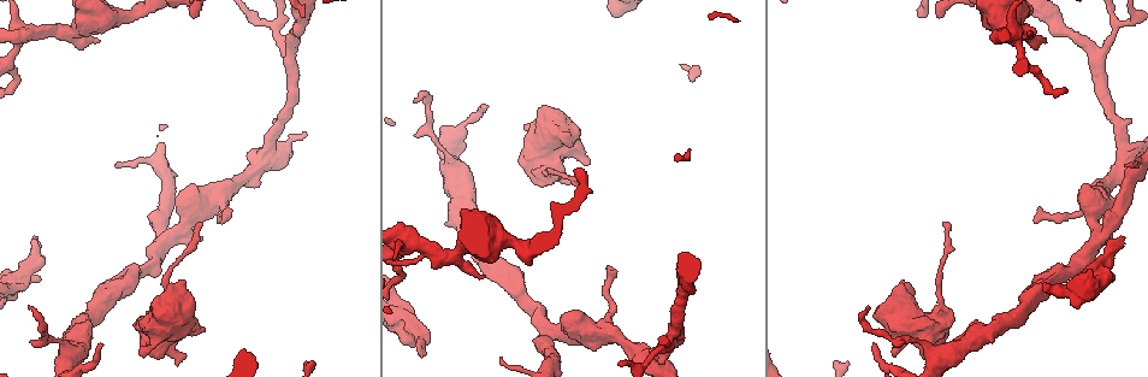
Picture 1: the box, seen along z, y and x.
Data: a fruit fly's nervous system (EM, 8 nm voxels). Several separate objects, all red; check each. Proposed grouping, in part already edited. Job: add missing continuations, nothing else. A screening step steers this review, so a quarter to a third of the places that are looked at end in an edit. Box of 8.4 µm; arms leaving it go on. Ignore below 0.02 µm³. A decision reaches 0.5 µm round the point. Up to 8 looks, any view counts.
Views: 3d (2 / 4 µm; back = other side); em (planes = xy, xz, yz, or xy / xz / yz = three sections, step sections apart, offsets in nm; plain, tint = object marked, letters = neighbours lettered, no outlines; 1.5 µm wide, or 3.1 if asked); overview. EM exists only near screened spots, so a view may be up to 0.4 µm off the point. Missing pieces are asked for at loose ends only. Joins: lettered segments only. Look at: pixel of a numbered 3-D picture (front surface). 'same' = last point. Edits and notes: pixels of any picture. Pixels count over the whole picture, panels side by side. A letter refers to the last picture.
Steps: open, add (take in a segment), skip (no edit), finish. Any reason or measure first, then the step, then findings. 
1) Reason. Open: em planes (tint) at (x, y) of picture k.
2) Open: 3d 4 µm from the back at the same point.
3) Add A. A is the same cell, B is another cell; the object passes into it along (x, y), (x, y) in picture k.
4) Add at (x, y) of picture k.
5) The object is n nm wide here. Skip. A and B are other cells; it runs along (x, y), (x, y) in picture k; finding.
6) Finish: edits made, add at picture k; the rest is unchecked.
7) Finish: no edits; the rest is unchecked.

An open end. Open: em yz step 8 (tint) at (34, 236) of picture 1.

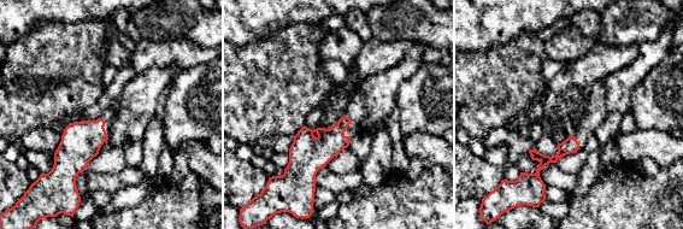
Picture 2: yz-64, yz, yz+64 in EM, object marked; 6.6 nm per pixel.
See the neighbours. Open: em yz step 8 (letters) at the same point.

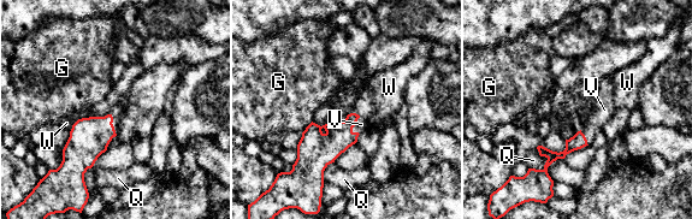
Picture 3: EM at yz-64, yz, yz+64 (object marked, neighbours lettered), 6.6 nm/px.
The object is 140 nm wide here; the longest contact is with W, 170 nm. Add at (361, 124) of picture 3. V is the same cell, G, Q and W are other cells; the neuron continues.

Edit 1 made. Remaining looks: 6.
See it whole again. Open: overview.

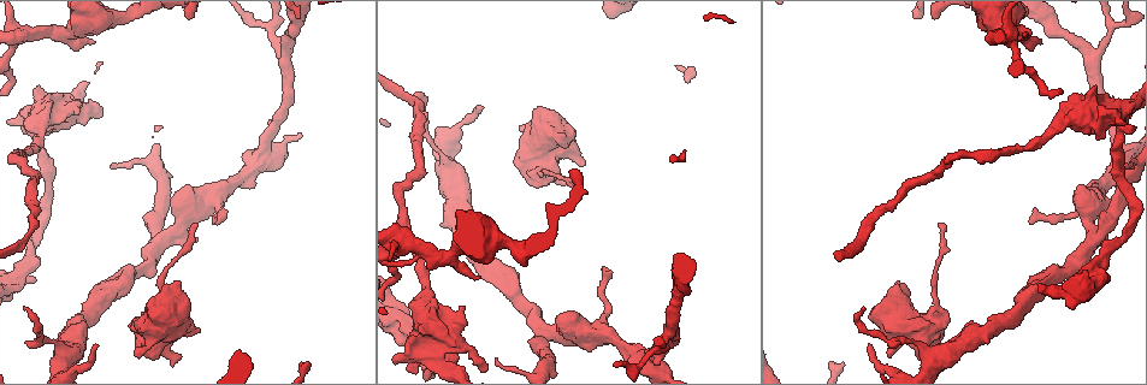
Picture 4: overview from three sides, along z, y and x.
Thin end. Open: 3d 2 µm at (939, 223) of picture 4.

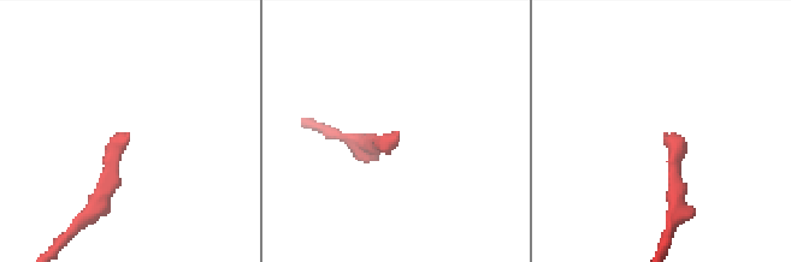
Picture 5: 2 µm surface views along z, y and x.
Open: em planes (letters) at (123, 142) of picture 5.

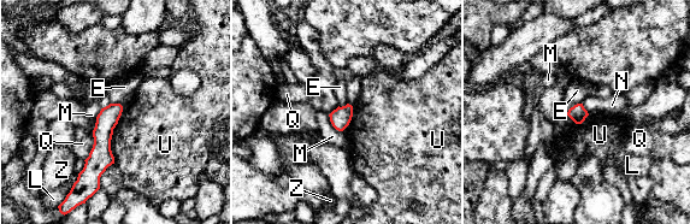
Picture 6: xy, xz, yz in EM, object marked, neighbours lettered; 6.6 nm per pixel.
The longest contact is with U, 380 nm. Skip. E, L, M, N, Q, U and Z are other cells; it runs along (117, 106), (105, 123), (90, 182) in picture 6; no lettered segment goes on from it.

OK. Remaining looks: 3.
Branch stops here. Open: em yz step 4 (letters) at (522, 127) of picture 4.

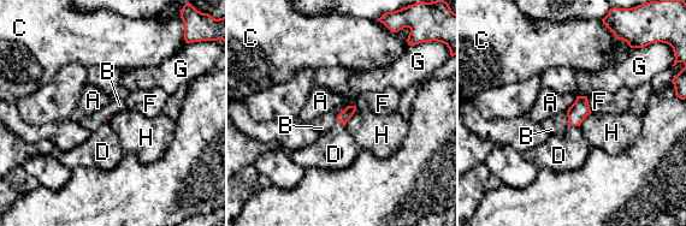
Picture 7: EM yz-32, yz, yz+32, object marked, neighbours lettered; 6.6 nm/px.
Cut it another way. Open: em planes (letters) at the same point.

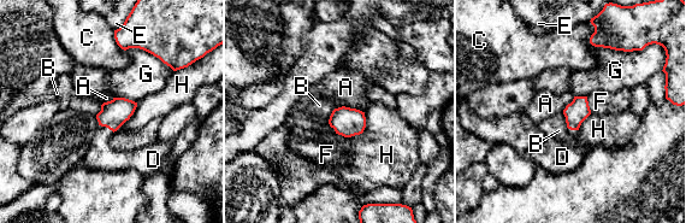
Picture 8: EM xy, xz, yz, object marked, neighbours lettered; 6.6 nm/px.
Add at (100, 156) of picture 8. D is the same cell, A, B, C, E, F, G and H are other cells; it goes on there.

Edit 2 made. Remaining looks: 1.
Finish: edits made, add at picture 3, add at picture 8; the rest is unchecked.

